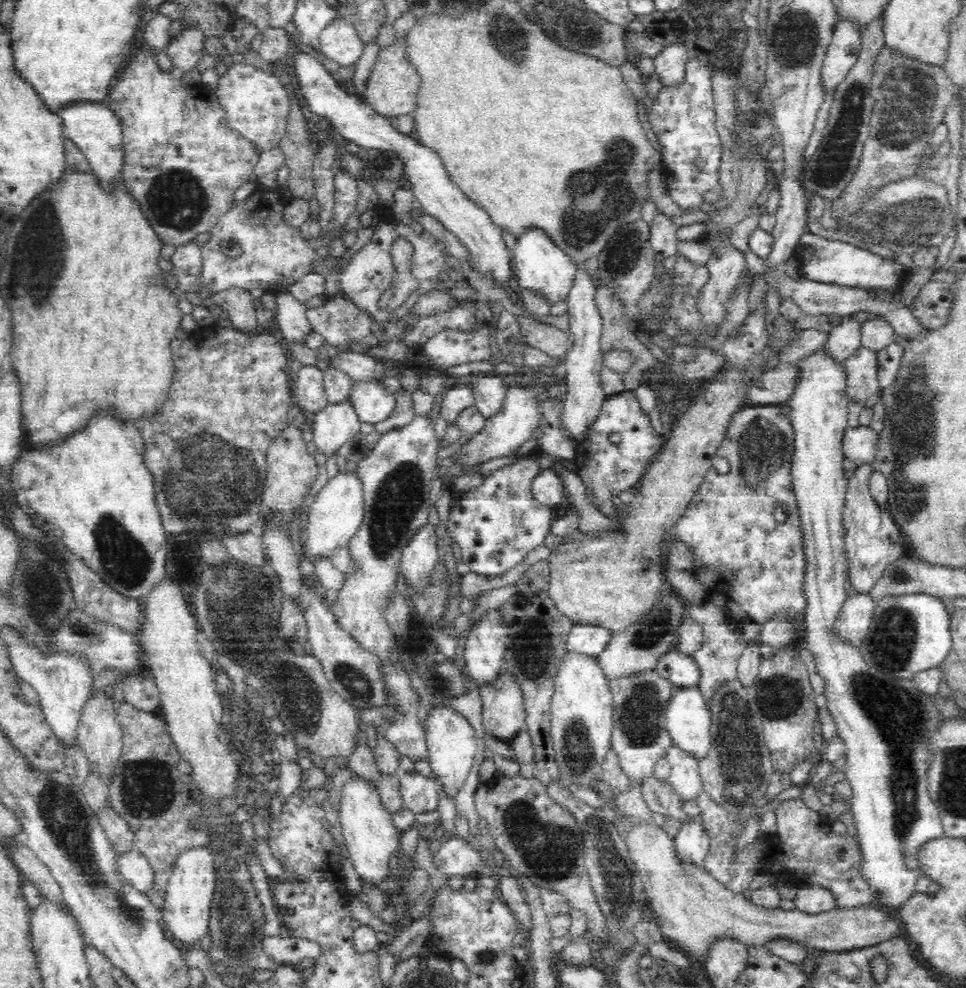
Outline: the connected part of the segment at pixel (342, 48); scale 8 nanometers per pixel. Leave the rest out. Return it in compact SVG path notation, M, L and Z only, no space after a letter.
M342 23L329 25L320 36L324 54L342 68L354 68L364 52L364 45L350 27Z

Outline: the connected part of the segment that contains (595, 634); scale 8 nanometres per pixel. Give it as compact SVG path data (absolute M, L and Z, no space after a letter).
M574 622L565 632L565 655L580 654L595 657L606 648L611 632L601 626Z

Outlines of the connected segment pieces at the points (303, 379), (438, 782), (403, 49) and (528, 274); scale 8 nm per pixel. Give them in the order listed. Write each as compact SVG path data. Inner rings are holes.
M305 365L297 374L293 405L311 419L329 404L323 386L323 372L314 365Z
M448 706L433 708L426 722L426 754L438 800L456 800L476 764L478 738L467 719Z
M408 12L394 24L395 40L392 45L380 49L376 62L367 79L365 102L384 116L408 116L414 120L420 106L422 75L414 65L407 50L410 31L417 26L418 20Z
M530 230L513 249L514 266L511 271L511 282L514 294L522 297L531 294L534 298L545 301L549 308L554 304L567 304L570 300L570 292L574 288L578 270L574 262L570 260L557 246L554 246L541 232Z

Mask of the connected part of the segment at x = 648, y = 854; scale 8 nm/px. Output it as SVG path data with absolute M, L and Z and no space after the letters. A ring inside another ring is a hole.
M652 821L632 830L626 846L630 851L628 859L636 865L644 883L649 910L654 913L661 934L664 938L672 940L673 946L680 950L688 958L688 962L698 970L705 970L706 962L709 961L710 954L713 953L713 948L718 942L732 941L747 947L762 948L776 942L788 941L829 951L847 951L875 945L899 934L898 923L888 921L884 915L874 911L870 906L862 906L852 911L832 908L819 914L806 915L794 910L782 910L780 907L766 909L754 905L748 898L748 894L731 892L719 886L718 883L714 883L714 880L708 878L703 869L694 871L680 869L678 860L674 857L673 840L667 836L662 827L658 827Z

